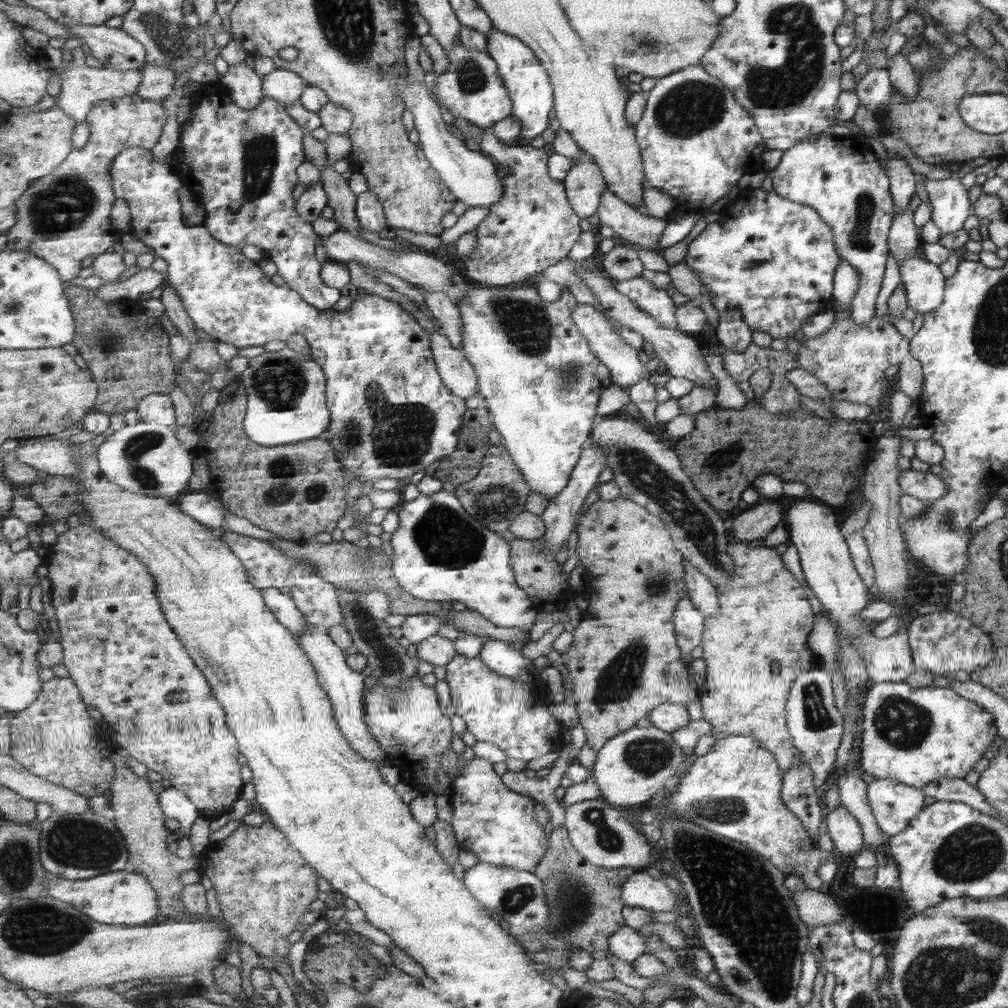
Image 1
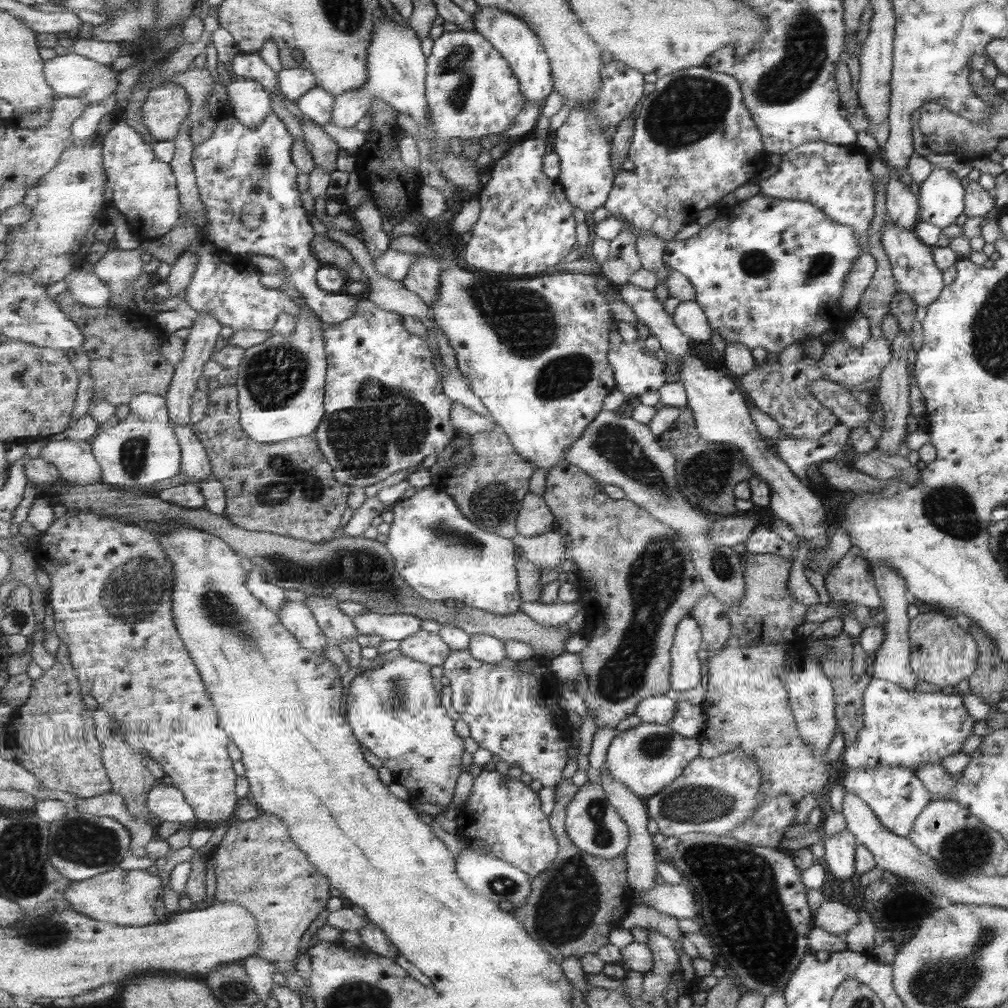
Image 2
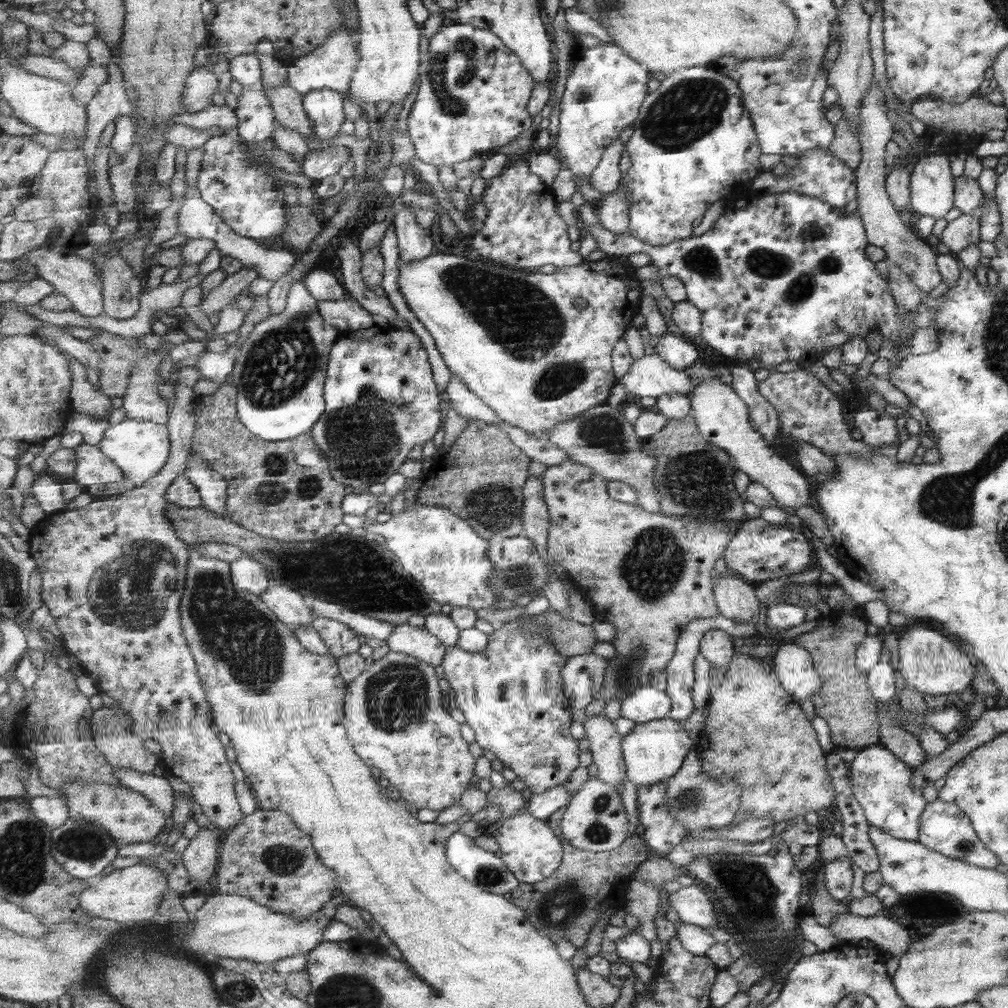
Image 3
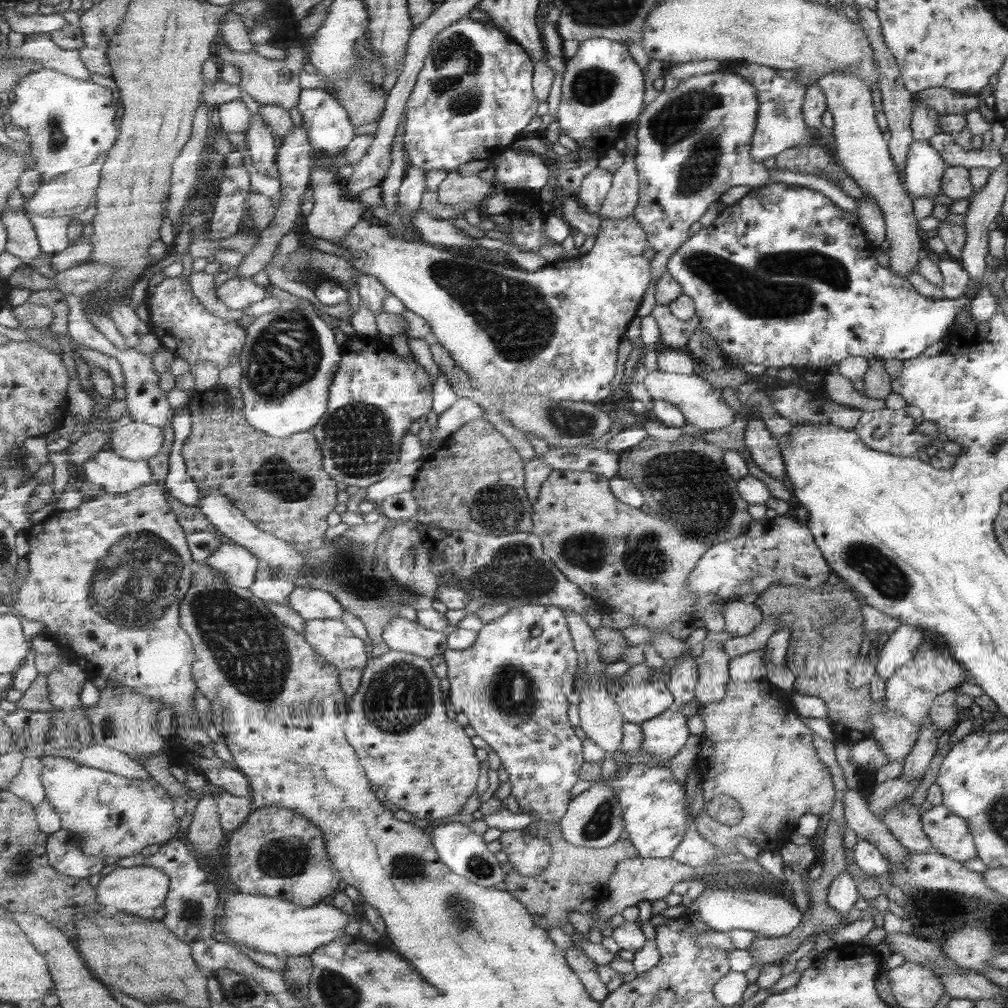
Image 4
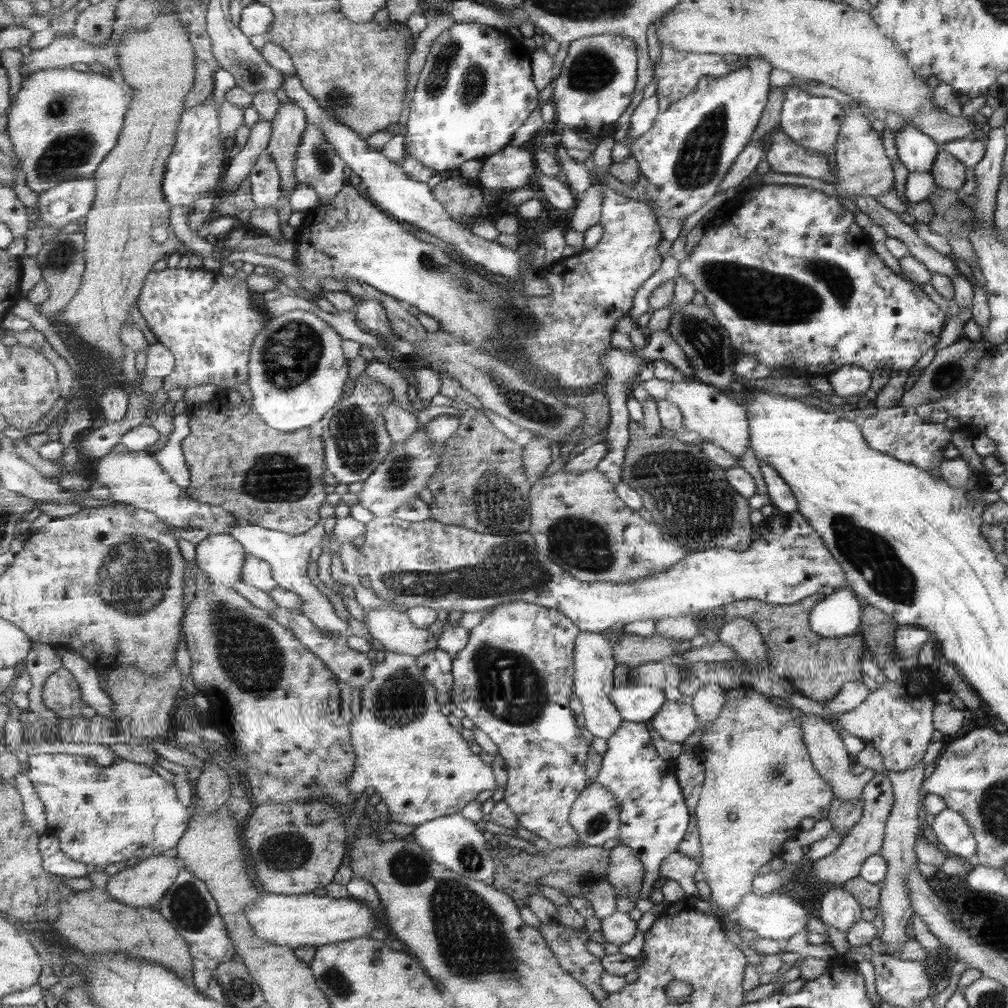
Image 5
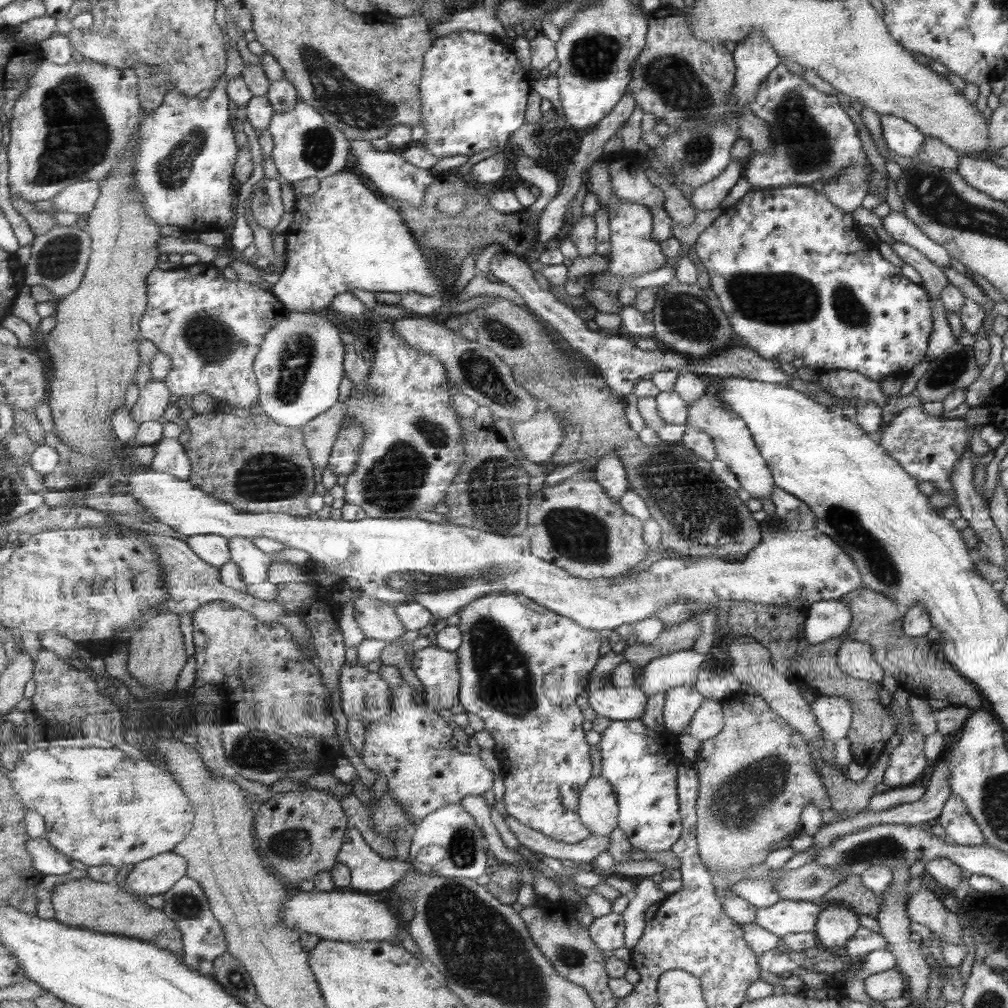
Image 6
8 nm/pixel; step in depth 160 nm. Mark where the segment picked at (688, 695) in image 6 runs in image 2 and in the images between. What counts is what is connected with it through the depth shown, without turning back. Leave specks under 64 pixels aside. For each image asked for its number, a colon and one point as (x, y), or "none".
2: (648, 758)
3: (654, 750)
4: (665, 734)
5: (675, 721)

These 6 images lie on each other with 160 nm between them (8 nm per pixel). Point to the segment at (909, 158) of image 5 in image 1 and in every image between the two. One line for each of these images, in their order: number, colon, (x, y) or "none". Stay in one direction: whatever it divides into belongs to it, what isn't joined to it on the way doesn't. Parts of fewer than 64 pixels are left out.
1: (948, 202)
2: (940, 194)
3: (931, 184)
4: (923, 167)

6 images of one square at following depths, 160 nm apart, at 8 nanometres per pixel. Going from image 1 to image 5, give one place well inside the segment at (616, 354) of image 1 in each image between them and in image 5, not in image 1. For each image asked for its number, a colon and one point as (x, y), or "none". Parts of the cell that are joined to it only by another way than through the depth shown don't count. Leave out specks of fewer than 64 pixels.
2: (637, 372)
3: (652, 377)
4: (700, 403)
5: (706, 412)

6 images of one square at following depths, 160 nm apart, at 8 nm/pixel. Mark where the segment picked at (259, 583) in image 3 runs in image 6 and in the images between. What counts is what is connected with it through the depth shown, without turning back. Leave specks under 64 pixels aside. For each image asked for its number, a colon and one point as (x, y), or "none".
4: (240, 565)
5: (222, 555)
6: (214, 549)

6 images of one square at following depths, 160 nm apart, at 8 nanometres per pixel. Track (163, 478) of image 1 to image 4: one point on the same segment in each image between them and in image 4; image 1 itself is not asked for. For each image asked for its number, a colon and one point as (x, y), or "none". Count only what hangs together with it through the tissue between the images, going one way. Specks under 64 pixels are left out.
2: (135, 452)
3: (141, 449)
4: (137, 441)

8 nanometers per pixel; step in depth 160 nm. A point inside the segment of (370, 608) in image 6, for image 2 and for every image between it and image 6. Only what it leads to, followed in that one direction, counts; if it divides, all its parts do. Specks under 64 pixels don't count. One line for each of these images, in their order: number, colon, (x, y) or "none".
2: (426, 647)
3: (419, 642)
4: (400, 634)
5: (395, 631)

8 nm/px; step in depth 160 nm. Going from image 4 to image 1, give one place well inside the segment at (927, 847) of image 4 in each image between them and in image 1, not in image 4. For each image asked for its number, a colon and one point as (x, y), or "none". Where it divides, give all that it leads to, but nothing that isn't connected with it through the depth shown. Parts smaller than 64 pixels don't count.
1: (894, 804)
2: (896, 796)
3: (880, 784)

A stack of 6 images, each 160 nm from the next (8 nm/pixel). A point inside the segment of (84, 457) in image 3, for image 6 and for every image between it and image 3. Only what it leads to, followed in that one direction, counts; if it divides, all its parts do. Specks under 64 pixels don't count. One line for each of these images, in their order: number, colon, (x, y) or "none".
4: (115, 474)
5: (136, 478)
6: (442, 566)

